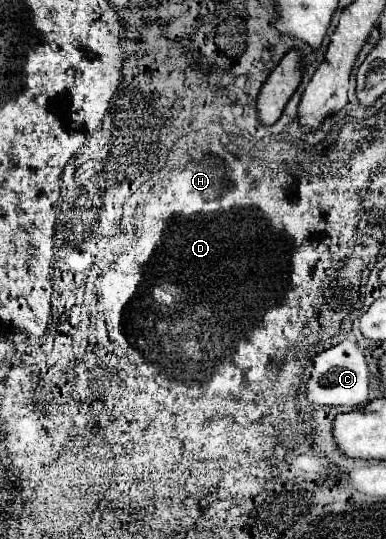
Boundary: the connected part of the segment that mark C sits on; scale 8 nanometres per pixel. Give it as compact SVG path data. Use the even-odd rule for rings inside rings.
M345 340L329 350L323 350L313 360L313 372L305 382L305 398L311 404L327 404L327 406L359 406L367 400L369 392L369 368L363 352L355 340Z

